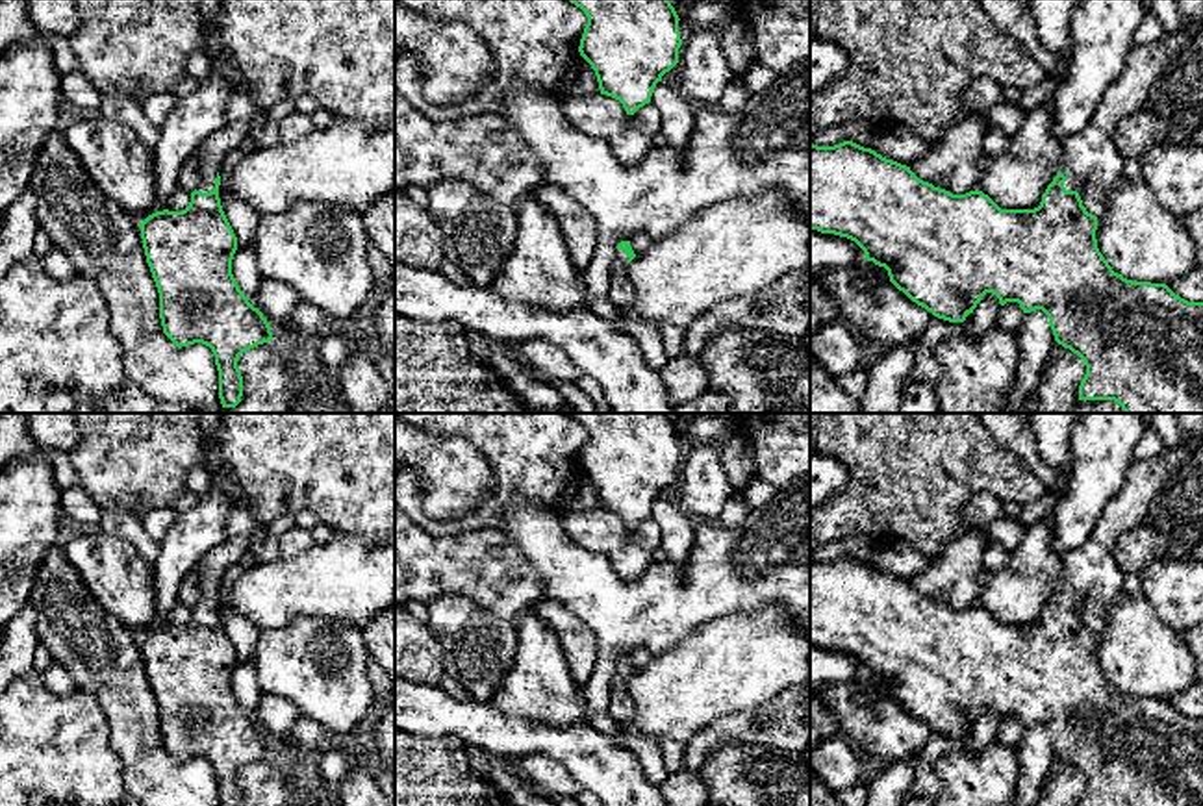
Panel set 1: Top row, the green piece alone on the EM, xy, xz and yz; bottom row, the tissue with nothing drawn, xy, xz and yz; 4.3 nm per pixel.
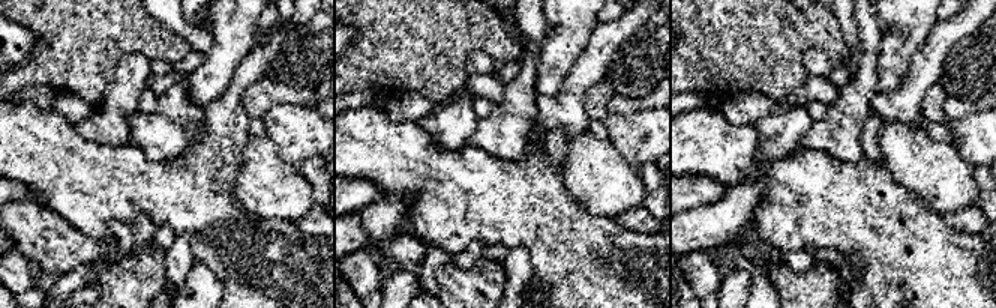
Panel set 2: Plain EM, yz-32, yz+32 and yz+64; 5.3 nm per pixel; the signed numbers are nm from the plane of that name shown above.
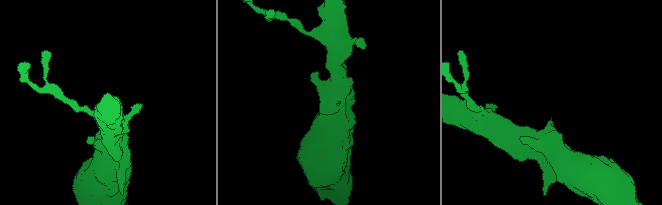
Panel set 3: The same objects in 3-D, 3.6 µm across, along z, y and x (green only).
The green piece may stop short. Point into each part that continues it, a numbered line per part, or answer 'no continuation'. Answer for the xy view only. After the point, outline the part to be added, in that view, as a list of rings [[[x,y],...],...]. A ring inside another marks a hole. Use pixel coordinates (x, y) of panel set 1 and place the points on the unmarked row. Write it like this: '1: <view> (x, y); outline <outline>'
1: xy (214, 564); outline [[[235,535],[228,537],[224,543],[204,554],[204,558],[195,567],[200,573],[200,598],[196,606],[209,608],[215,604],[213,595],[217,593],[224,571],[237,563],[248,547],[248,537]]]

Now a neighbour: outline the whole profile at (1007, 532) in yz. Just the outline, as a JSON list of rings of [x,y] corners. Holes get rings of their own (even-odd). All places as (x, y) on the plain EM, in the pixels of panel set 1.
[[[999,517],[986,524],[984,539],[986,543],[997,543],[1010,552],[1021,541],[1025,530],[1027,526],[1023,526],[1018,519]]]

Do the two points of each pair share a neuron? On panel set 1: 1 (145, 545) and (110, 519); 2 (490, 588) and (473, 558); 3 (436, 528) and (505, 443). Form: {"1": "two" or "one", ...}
{"1": "one", "2": "one", "3": "one"}

